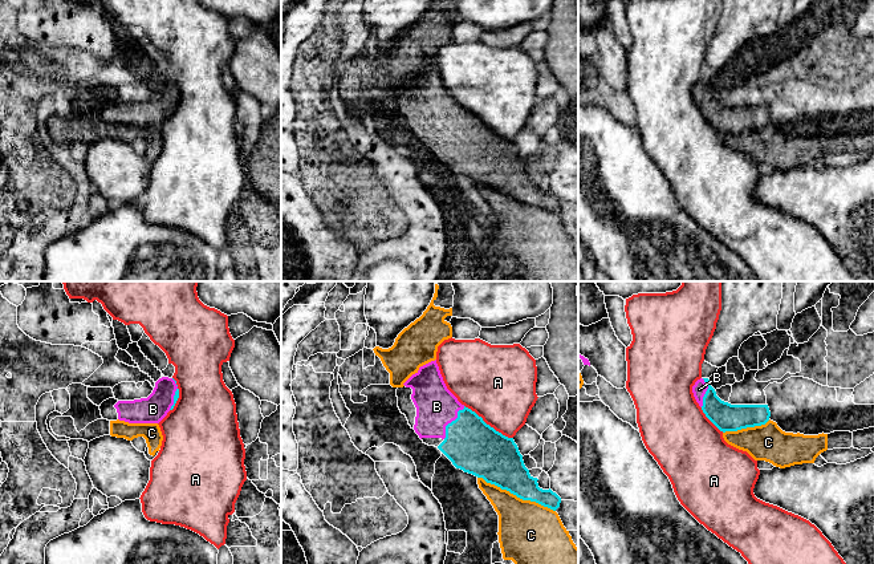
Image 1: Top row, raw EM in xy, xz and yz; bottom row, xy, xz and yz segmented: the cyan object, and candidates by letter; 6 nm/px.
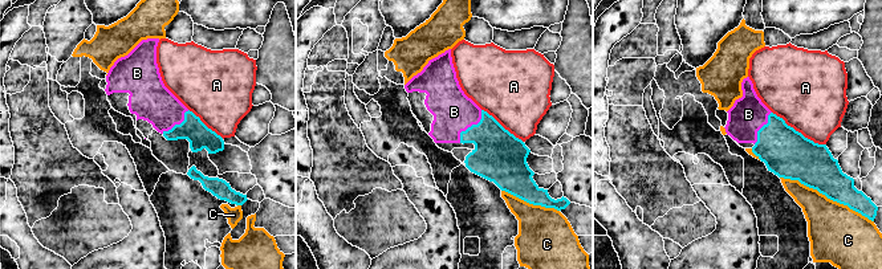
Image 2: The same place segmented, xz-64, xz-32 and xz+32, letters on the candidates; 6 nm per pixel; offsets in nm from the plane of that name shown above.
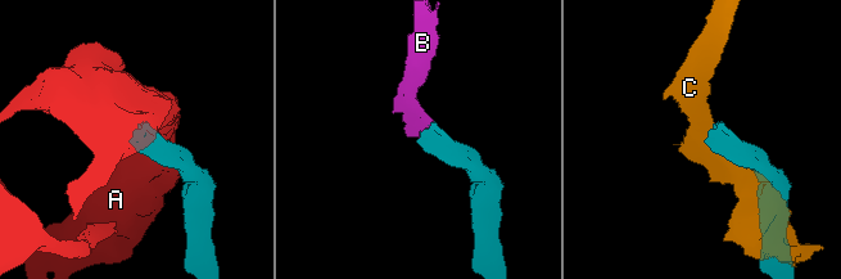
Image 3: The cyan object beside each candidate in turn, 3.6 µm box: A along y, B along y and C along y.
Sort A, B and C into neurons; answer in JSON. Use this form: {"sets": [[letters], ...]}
{"sets": [["A"], ["B"], ["C"]]}

